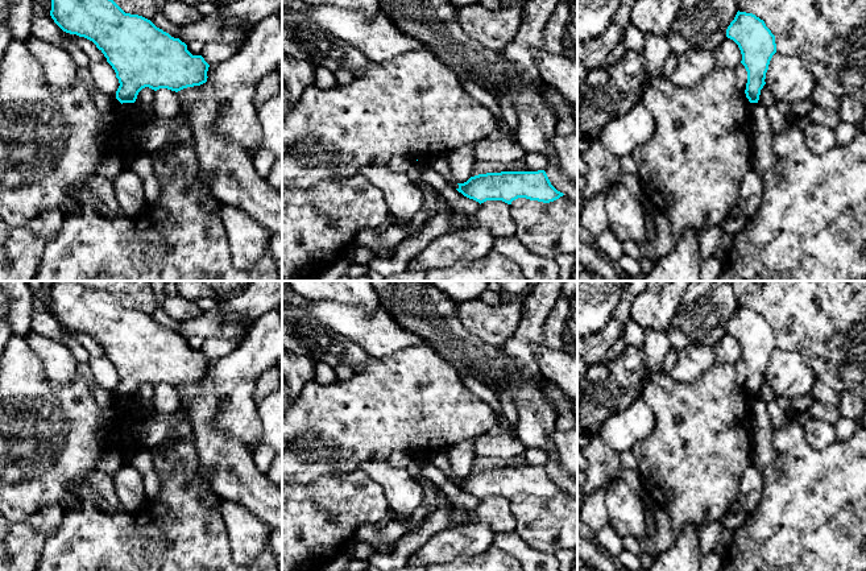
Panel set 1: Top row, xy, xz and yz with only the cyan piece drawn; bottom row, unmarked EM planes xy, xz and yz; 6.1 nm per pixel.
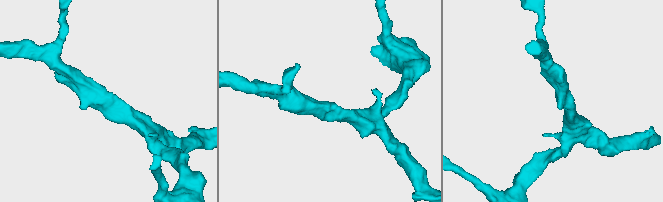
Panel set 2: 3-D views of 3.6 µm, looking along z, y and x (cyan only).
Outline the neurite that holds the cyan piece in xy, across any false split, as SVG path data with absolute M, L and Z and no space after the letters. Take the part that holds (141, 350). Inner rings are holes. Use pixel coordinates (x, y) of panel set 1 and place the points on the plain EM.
M58 281L50 295L54 318L92 336L104 349L119 375L121 400L134 398L145 382L178 388L207 377L210 360L202 351L192 351L185 338L150 315L125 309L108 291Z

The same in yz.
M738 306L726 324L726 332L738 340L742 349L741 359L747 367L746 393L758 398L770 356L776 348L775 331L763 315Z

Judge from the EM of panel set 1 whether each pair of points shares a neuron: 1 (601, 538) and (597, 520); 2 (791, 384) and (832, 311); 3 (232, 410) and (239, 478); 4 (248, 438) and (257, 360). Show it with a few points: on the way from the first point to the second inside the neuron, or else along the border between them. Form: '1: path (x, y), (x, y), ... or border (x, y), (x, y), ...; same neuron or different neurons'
1: border (608, 522), (596, 534); different neurons
2: border (777, 347), (784, 351), (795, 351), (816, 379); different neurons
3: border (220, 409), (218, 425), (236, 437), (252, 454); different neurons
4: path (243, 418), (243, 380); same neuron

